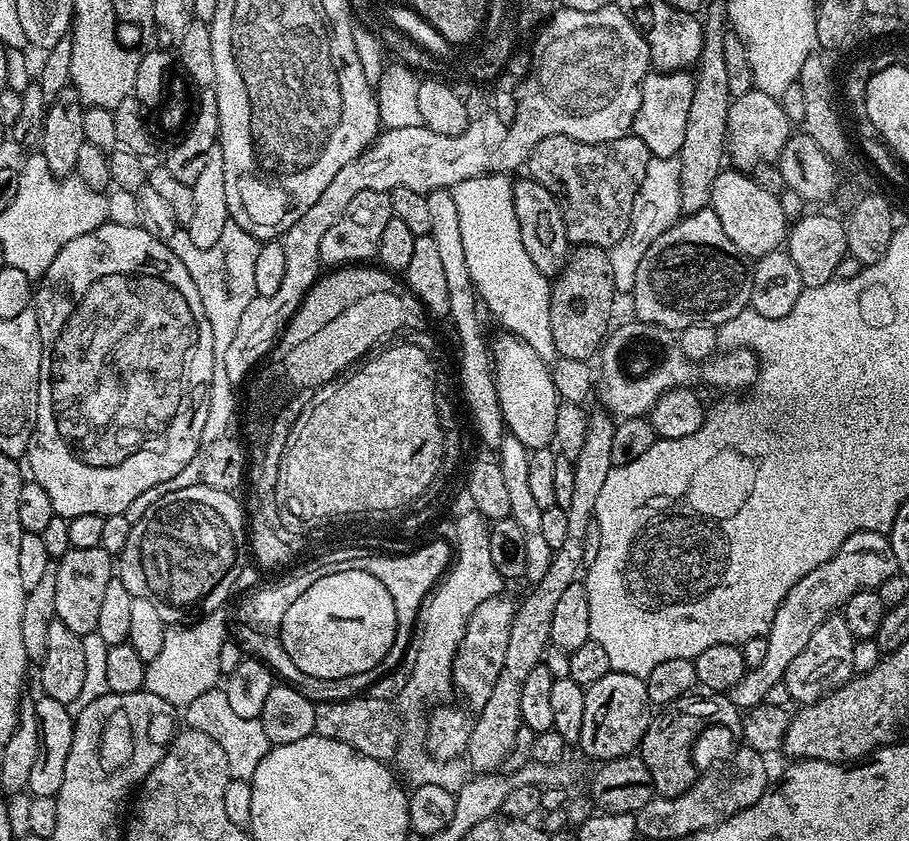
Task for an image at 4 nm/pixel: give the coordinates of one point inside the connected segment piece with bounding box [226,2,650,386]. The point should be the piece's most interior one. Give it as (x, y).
(585, 82)

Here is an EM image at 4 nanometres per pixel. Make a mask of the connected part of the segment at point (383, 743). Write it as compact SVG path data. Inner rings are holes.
M367 694L350 700L317 703L314 710L315 735L334 738L334 742L346 742L346 746L375 760L391 761L402 739L400 720L392 708L395 707L389 701L370 698Z

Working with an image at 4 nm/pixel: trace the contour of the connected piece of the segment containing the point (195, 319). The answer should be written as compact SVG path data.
M106 222L102 227L94 229L90 234L82 234L82 238L74 238L70 242L66 242L66 246L62 246L62 250L58 250L54 262L50 262L46 274L39 281L38 287L34 292L34 307L36 309L36 317L40 323L42 362L40 363L40 381L38 382L38 414L36 415L36 425L32 431L32 437L28 443L26 461L28 460L28 468L32 471L29 472L31 479L38 481L42 486L42 490L46 490L46 494L50 494L50 506L54 506L56 515L65 518L71 518L78 514L98 514L99 516L107 517L127 513L129 511L128 507L130 507L139 496L146 495L151 488L160 488L166 485L168 481L177 479L177 477L181 475L179 472L182 471L191 460L193 463L201 451L202 441L200 435L206 426L206 414L210 410L210 382L214 382L214 337L210 334L210 321L206 319L206 306L202 306L202 298L198 298L198 290L194 286L194 278L190 278L190 274L186 274L186 266L182 266L182 262L178 262L178 258L171 252L165 241L146 234L146 230L137 226L135 223L112 223L113 222Z

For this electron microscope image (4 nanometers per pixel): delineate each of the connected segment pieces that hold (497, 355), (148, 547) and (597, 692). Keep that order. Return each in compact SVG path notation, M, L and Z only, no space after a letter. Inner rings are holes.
M511 334L500 335L491 345L490 356L494 361L498 402L504 415L505 429L530 450L549 447L556 438L554 418L558 407L558 395L549 365L530 350L526 341Z
M193 482L193 484L185 483L178 490L173 492L165 491L162 496L153 502L152 508L148 508L140 516L140 521L136 520L132 525L126 546L118 555L118 579L126 586L126 590L130 590L132 596L138 598L146 598L146 602L151 602L158 610L158 614L162 614L165 625L176 626L181 622L191 622L199 617L205 616L207 612L214 612L225 607L224 599L233 595L231 586L234 578L237 577L241 565L246 560L246 512L235 499L237 498L231 492L223 492L222 490L214 490L210 486Z
M611 671L606 678L598 678L598 682L585 687L585 714L578 748L590 759L595 762L613 760L633 755L639 749L653 718L644 682L645 677Z

